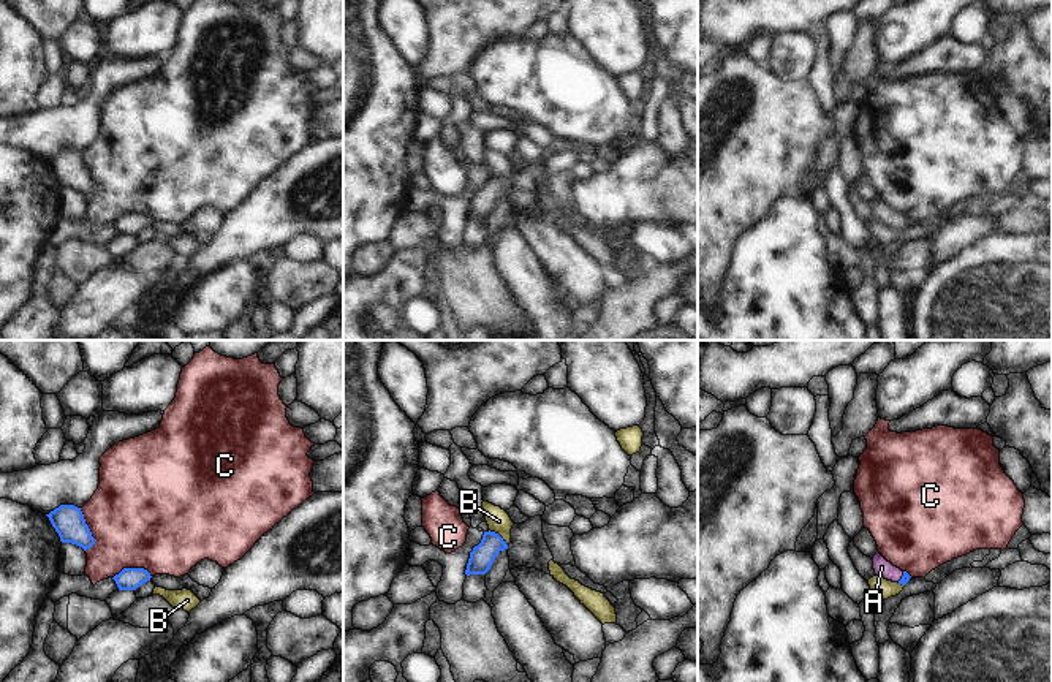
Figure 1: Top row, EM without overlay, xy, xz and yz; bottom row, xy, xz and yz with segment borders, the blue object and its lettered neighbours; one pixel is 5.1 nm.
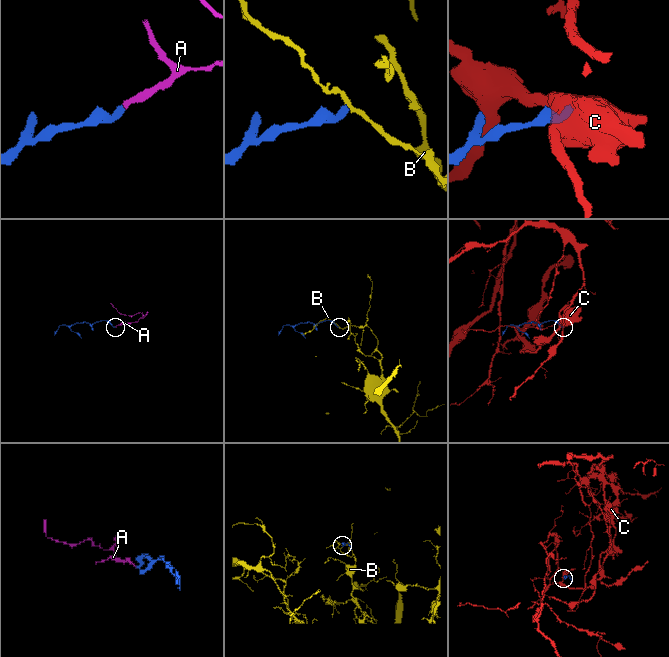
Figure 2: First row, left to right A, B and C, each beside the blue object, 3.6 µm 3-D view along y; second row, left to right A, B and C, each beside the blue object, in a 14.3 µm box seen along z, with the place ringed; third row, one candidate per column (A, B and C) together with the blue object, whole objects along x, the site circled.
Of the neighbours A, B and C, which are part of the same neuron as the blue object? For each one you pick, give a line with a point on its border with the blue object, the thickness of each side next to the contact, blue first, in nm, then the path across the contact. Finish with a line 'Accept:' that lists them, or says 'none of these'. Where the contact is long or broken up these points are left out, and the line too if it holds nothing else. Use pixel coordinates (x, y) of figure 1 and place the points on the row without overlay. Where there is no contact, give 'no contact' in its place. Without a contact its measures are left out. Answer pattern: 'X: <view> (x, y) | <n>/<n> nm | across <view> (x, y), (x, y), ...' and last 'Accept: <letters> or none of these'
A: yz (902, 222) | 50/90 nm | across yz (905, 223), (902, 222), (881, 212)
Accept: A

